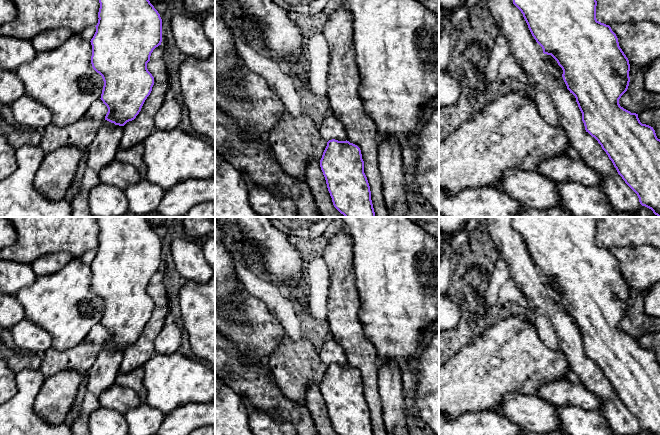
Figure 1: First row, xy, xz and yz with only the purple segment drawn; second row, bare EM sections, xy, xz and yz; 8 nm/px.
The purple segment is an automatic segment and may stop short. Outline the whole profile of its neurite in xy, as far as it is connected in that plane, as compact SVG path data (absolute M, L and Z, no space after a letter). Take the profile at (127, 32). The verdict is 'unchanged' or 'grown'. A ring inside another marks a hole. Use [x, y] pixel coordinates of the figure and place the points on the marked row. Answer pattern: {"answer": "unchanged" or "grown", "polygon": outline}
{"answer": "unchanged", "polygon": "M99 0L99 3L96 32L90 41L92 45L91 64L104 81L100 99L108 108L105 120L124 126L136 118L152 91L154 77L148 71L147 63L150 61L153 50L161 45L162 19L149 0Z"}

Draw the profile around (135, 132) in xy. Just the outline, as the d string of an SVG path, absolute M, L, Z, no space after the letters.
M163 58L150 59L147 69L154 77L152 91L136 118L124 125L120 148L115 156L117 161L133 165L142 178L146 177L147 172L143 160L143 142L155 130L154 117L161 108L166 93L170 90L167 66Z

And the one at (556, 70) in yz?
M544 54L544 58L547 61L548 65L550 67L550 70L551 70L554 78L557 80L557 82L562 87L567 88L567 86L566 86L566 84L565 84L564 80L563 80L563 77L562 77L563 70L558 65L557 61L551 55L547 55L547 54Z

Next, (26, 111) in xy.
M27 94L11 104L15 120L28 128L44 130L52 123L52 112Z

